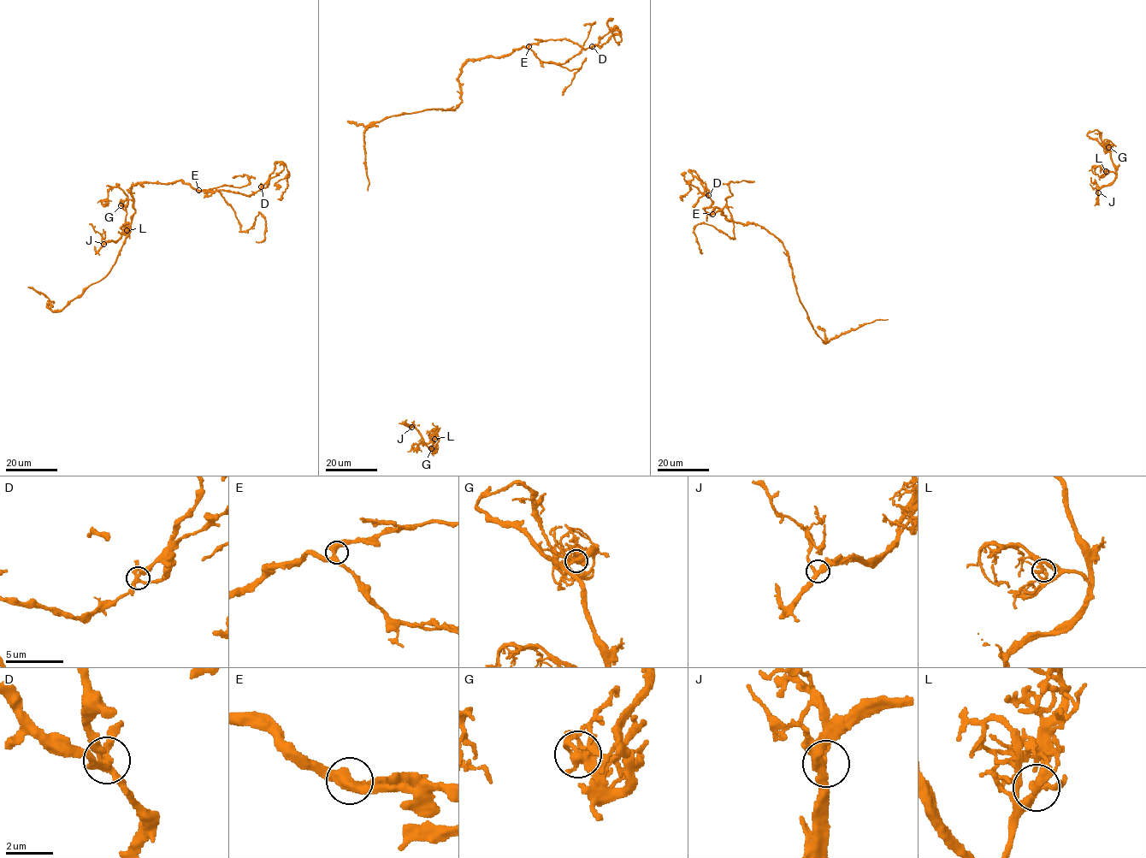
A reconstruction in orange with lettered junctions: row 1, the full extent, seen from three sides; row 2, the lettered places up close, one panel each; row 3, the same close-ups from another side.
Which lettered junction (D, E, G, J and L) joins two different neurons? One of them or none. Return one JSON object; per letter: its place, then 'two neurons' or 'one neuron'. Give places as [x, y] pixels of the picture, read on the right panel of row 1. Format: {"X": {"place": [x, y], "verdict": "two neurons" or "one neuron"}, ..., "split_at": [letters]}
{"D": {"place": [708, 195], "verdict": "two neurons"}, "E": {"place": [712, 214], "verdict": "one neuron"}, "G": {"place": [1108, 147], "verdict": "one neuron"}, "J": {"place": [1098, 192], "verdict": "one neuron"}, "L": {"place": [1106, 171], "verdict": "one neuron"}, "split_at": ["D"]}

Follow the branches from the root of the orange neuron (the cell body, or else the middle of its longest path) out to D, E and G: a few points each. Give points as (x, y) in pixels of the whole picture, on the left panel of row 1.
D: (50, 309), (62, 310), (111, 269), (135, 212), (132, 186), (181, 180), (198, 191), (247, 195), (261, 186)
E: (50, 309), (62, 310), (111, 269), (135, 212), (130, 187), (142, 182), (181, 180), (198, 190)
G: (50, 309), (50, 302), (54, 303), (98, 254), (99, 248), (120, 239), (127, 215), (126, 207), (121, 205)

